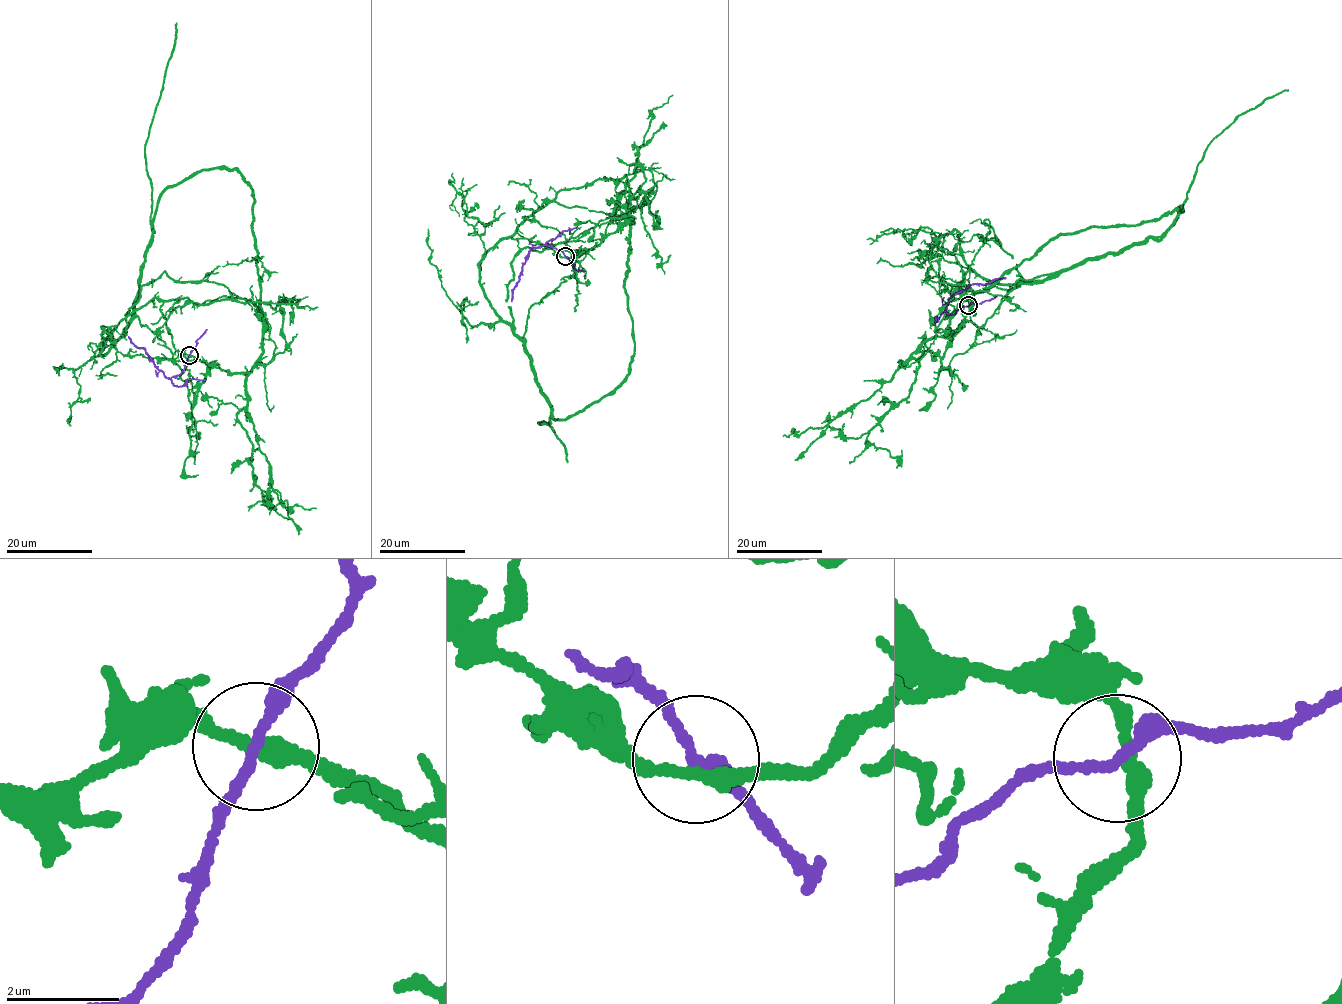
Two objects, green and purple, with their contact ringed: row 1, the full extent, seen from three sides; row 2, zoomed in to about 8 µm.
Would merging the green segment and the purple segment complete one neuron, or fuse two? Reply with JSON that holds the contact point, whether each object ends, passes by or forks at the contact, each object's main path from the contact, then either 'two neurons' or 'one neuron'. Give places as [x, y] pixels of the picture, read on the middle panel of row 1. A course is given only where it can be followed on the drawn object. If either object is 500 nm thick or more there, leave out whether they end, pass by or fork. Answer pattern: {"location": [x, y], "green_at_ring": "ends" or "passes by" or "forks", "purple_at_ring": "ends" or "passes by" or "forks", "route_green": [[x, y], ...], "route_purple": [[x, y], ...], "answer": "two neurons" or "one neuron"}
{"location": [565, 256], "green_at_ring": "passes by", "purple_at_ring": "passes by", "route_green": [[565, 256], [584, 252], [530, 307], [524, 348], [551, 407], [539, 424], [567, 462]], "route_purple": [[565, 256], [561, 250], [543, 245], [535, 247], [528, 252], [511, 301]], "answer": "one neuron"}

